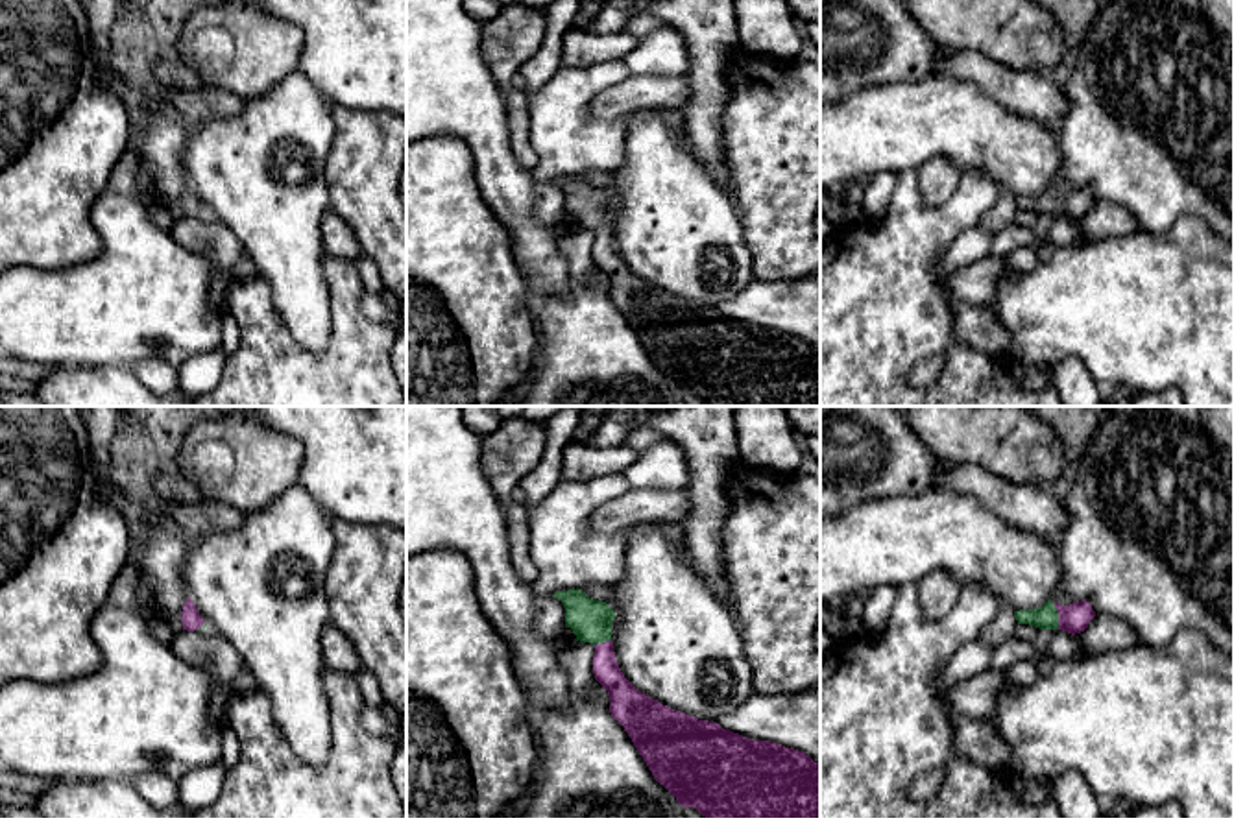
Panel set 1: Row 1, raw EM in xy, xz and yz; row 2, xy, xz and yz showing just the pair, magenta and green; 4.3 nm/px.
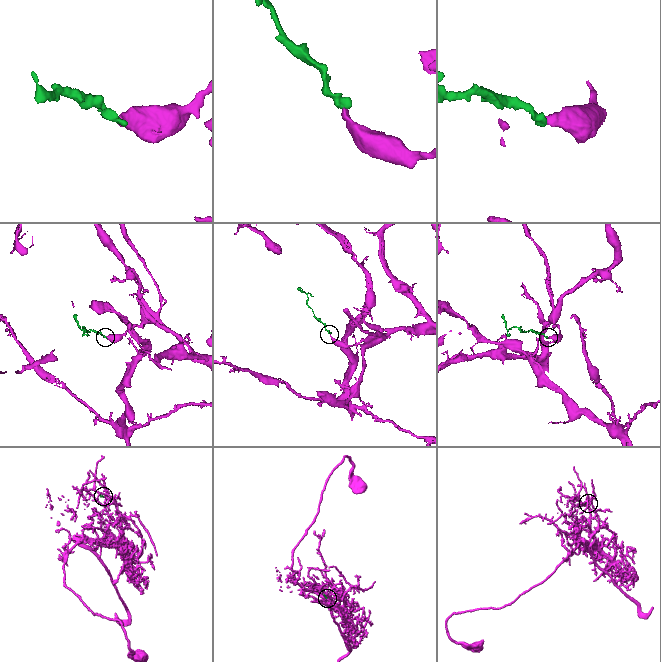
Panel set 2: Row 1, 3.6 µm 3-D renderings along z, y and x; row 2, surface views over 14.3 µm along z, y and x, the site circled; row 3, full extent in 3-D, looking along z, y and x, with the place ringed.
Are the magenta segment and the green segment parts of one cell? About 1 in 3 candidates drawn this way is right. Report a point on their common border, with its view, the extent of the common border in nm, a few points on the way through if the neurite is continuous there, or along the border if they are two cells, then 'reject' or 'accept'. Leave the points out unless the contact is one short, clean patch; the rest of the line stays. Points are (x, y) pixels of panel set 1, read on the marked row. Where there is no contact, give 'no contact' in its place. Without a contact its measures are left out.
contact yz (1059, 615); length 120 nm; way yz (1076, 617), (1059, 615), (1046, 617); accept

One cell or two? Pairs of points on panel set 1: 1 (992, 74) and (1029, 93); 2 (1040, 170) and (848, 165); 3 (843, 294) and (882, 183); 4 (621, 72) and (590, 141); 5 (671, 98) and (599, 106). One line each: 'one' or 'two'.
1: one
2: one
3: two
4: one
5: one

